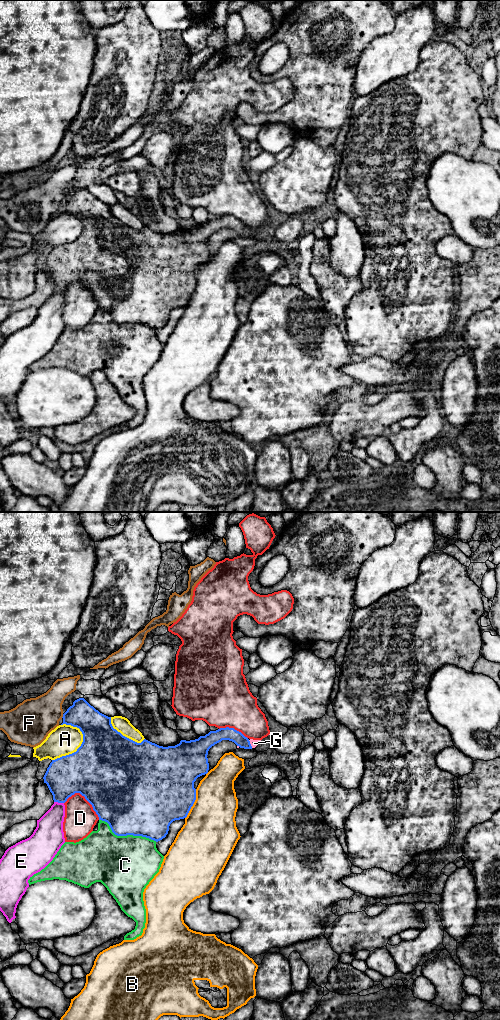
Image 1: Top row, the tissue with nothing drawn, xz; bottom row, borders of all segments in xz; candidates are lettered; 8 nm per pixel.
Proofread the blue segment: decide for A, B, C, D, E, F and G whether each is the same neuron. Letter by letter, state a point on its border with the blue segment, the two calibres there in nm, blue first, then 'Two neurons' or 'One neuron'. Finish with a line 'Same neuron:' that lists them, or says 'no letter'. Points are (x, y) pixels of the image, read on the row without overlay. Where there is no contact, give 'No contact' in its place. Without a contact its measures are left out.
A: Touches blue at xz (76, 239). Thickness 500 nm (blue) against 240 nm. Two neurons
B: Touches blue at xz (193, 291). Thickness 480 nm (blue) against 420 nm. Two neurons
C: Touches blue at xz (126, 323). Thickness 480 nm (blue) against 480 nm. Two neurons
D: Touches blue at xz (85, 286). Thickness 500 nm (blue) against 260 nm. Two neurons
E: Touches blue at xz (59, 290). Thickness 320 nm (blue) against 220 nm. Two neurons
F: Touches blue at xz (63, 204). Thickness 220 nm (blue) against 340 nm. Two neurons
G: Touches blue at xz (250, 232). Thickness 100 nm (blue) against 60 nm. Two neurons
Same neuron: no letter

